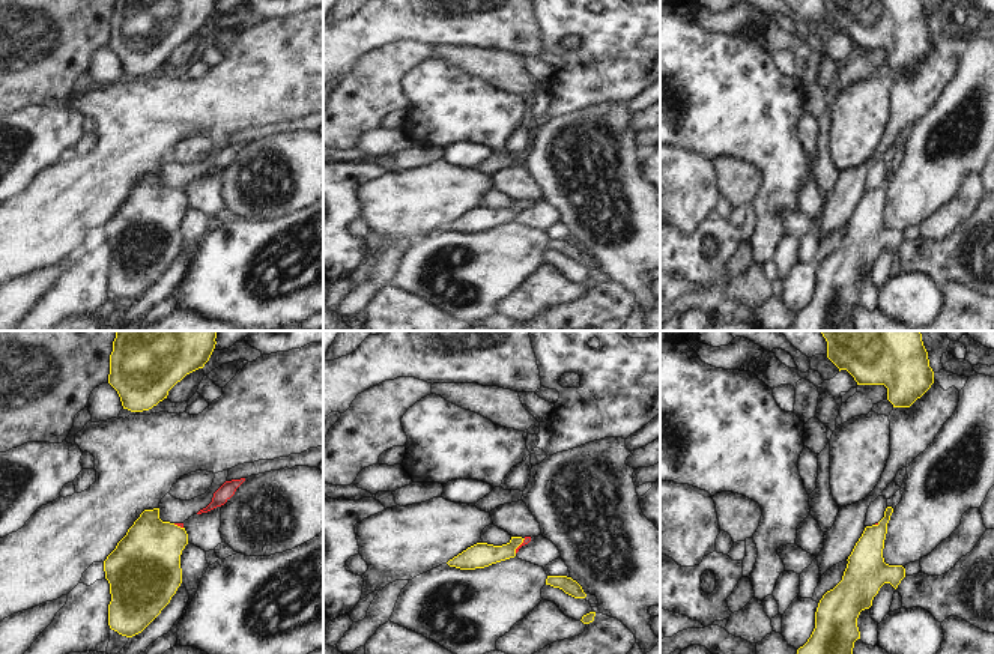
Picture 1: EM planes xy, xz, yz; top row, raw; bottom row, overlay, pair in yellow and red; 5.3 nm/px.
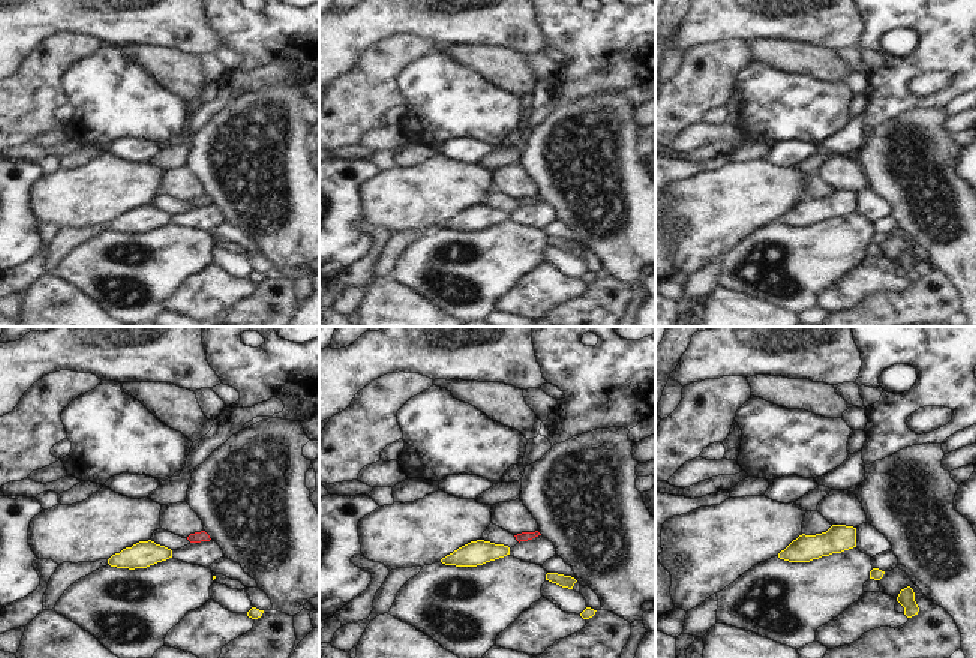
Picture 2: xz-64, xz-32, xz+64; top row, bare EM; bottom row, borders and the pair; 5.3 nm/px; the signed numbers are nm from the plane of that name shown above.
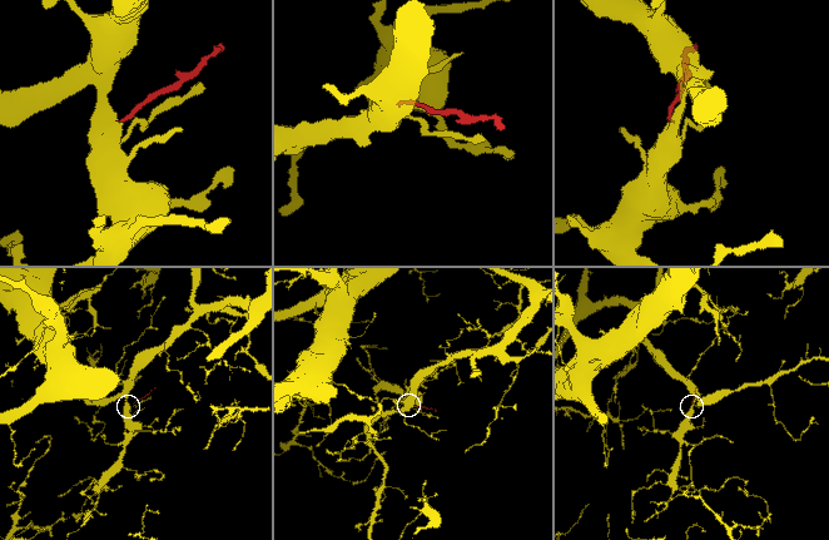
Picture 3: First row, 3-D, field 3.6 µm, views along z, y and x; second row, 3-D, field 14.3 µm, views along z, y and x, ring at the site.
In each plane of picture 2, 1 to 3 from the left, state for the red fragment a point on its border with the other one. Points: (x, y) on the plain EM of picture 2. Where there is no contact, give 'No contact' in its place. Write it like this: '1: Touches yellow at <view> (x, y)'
1: No contact
2: No contact
3: No contact

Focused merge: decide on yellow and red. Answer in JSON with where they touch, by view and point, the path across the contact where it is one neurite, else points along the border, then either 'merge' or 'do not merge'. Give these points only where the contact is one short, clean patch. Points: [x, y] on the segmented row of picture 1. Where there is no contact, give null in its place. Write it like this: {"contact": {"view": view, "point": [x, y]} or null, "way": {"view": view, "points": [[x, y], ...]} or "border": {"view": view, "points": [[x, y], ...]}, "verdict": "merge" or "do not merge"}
{"contact": {"view": "xz", "point": [519, 544]}, "way": {"view": "xz", "points": [[480, 555], [501, 554], [519, 544], [527, 540]]}, "verdict": "merge"}

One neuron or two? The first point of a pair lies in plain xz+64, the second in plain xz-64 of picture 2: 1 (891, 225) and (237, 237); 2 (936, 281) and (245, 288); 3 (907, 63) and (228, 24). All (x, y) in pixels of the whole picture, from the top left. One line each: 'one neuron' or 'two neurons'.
1: one neuron
2: two neurons
3: one neuron

